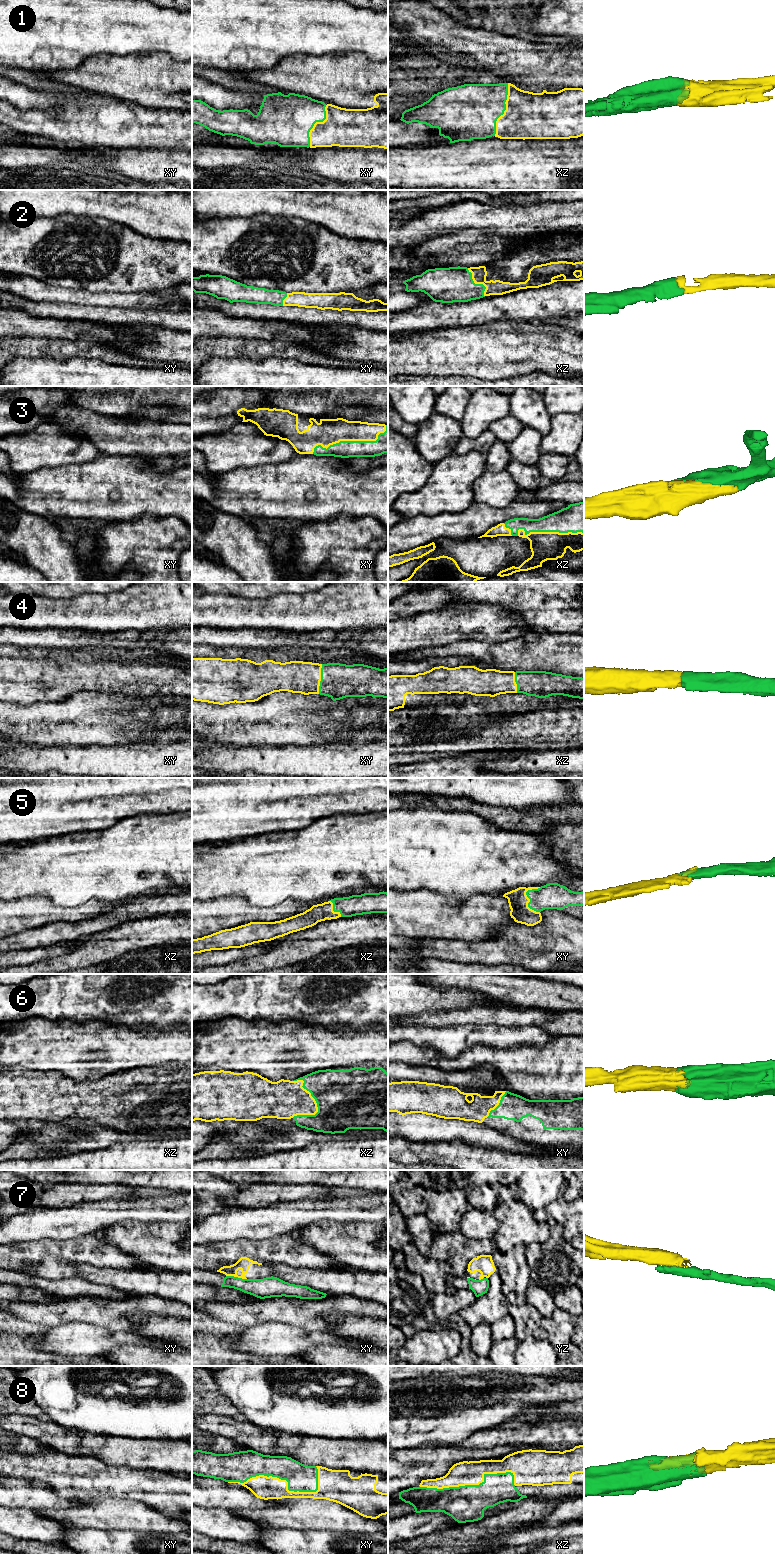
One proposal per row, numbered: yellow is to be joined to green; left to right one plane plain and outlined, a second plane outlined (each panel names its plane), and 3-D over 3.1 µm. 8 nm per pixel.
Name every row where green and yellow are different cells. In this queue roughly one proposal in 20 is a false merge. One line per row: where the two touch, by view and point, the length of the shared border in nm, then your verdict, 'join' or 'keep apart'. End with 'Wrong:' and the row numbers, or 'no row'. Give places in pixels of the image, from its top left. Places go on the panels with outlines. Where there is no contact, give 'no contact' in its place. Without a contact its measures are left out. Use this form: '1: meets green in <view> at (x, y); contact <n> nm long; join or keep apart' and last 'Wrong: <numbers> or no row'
1: meets green in xz at (505, 109); contact 440 nm long; join
2: meets green in xz at (477, 284); contact 280 nm long; join
3: meets green in xy at (350, 441); contact 650 nm long; join
4: meets green in xy at (321, 679); contact 240 nm long; join
5: meets green in xy at (528, 903); contact 220 nm long; join
6: meets green in xz at (310, 1092); contact 340 nm long; join
7: meets green in xy at (236, 1277); contact 170 nm long; keep apart
8: meets green in xy at (285, 1479); contact 750 nm long; join
Wrong: 7

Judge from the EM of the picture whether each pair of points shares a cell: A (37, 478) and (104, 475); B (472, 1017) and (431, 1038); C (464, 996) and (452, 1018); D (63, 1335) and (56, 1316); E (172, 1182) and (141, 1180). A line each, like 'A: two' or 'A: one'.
A: one
B: two
C: two
D: two
E: one

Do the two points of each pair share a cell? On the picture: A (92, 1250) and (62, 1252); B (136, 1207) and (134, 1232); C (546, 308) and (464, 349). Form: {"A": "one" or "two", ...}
{"A": "one", "B": "two", "C": "two"}

